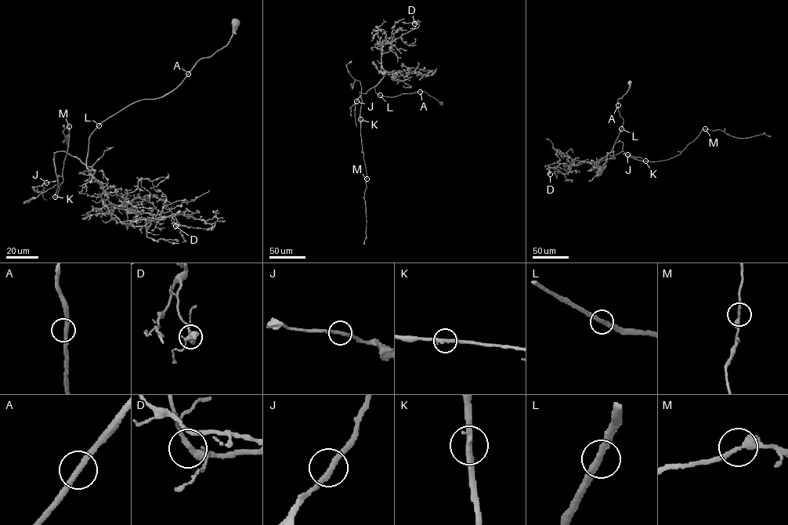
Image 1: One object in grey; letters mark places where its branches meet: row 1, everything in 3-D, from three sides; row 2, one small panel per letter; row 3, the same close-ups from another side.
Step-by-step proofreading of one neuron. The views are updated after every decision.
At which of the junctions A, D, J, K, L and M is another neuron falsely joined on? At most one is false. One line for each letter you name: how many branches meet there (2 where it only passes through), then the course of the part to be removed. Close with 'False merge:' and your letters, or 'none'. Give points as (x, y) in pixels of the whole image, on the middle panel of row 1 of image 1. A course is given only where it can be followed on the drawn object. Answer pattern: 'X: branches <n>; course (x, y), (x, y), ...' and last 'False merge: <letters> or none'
False merge: none

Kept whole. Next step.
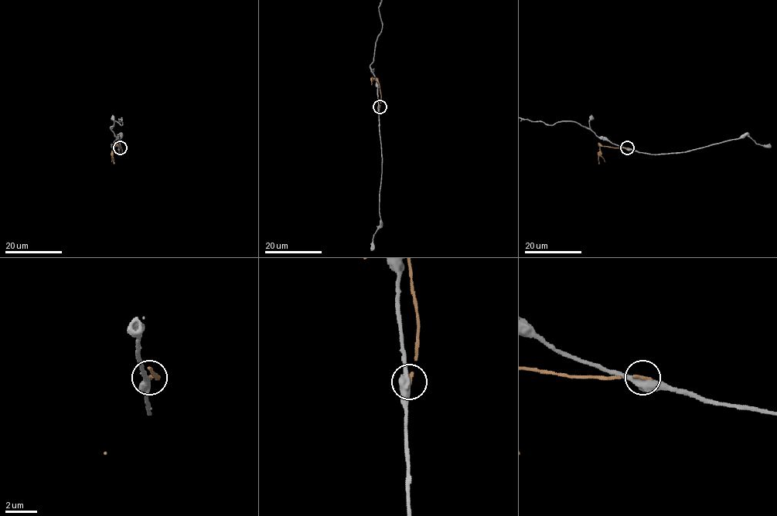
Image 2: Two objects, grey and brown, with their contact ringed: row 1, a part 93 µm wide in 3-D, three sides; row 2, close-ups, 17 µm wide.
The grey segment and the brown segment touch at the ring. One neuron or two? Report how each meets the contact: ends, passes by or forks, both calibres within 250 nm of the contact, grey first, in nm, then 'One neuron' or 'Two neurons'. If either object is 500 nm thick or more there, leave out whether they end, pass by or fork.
At the ring grey passes by. At the ring brown ends. Thickness 480 nm (grey) against 240 nm. Two neurons

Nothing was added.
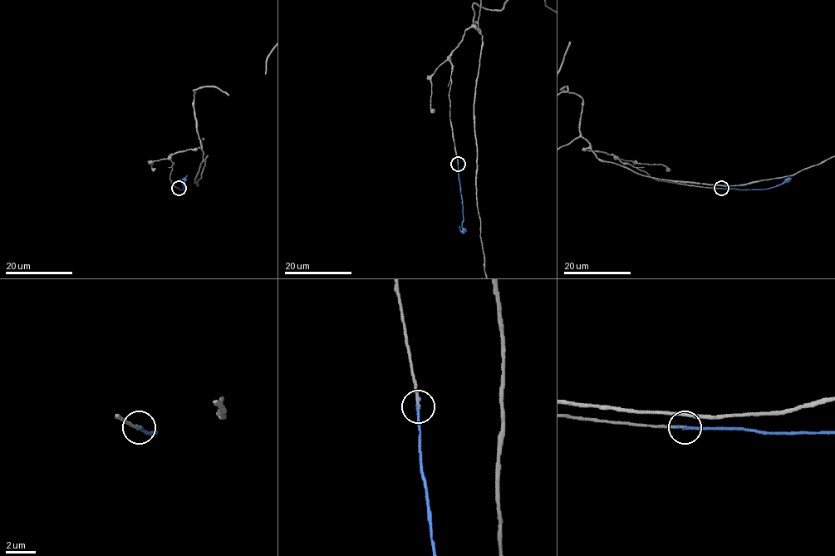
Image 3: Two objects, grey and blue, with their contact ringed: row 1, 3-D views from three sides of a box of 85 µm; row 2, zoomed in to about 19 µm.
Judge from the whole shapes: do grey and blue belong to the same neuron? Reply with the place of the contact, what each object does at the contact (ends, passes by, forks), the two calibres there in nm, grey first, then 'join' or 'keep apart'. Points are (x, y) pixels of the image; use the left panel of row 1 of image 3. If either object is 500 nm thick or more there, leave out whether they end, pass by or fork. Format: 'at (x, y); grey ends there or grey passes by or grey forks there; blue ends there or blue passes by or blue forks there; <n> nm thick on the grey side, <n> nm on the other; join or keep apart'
at (179, 188); grey ends there; blue ends there; 190 nm thick on the grey side, 190 nm on the other; join

